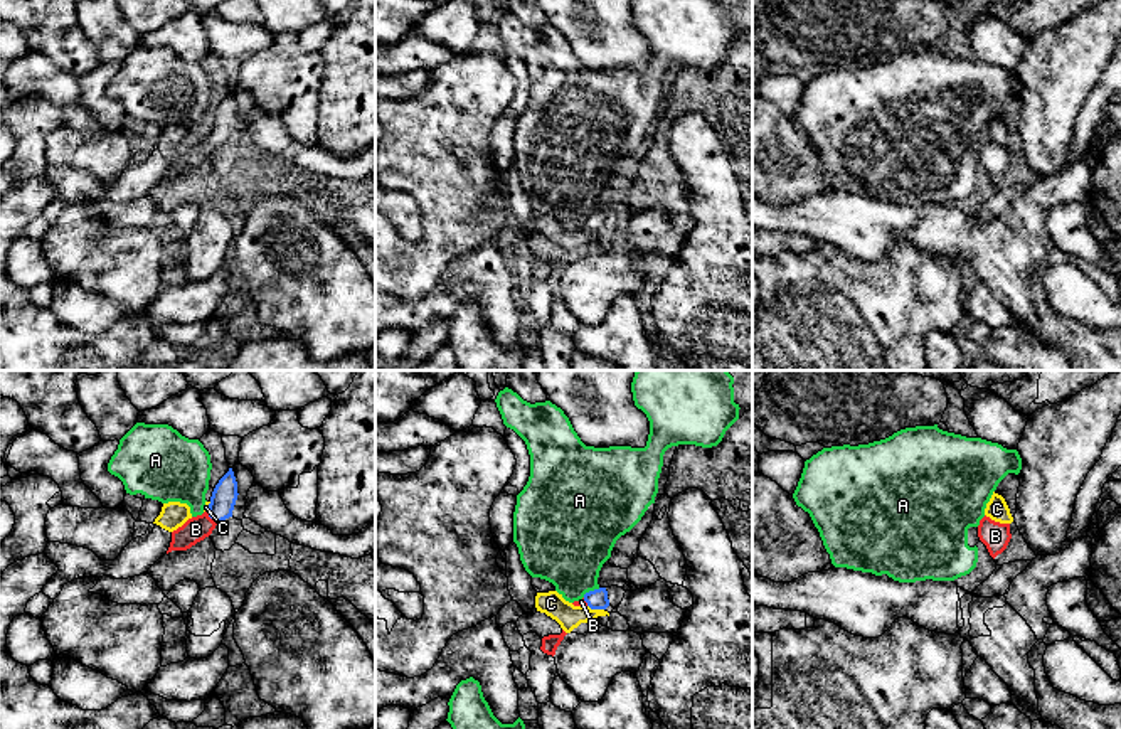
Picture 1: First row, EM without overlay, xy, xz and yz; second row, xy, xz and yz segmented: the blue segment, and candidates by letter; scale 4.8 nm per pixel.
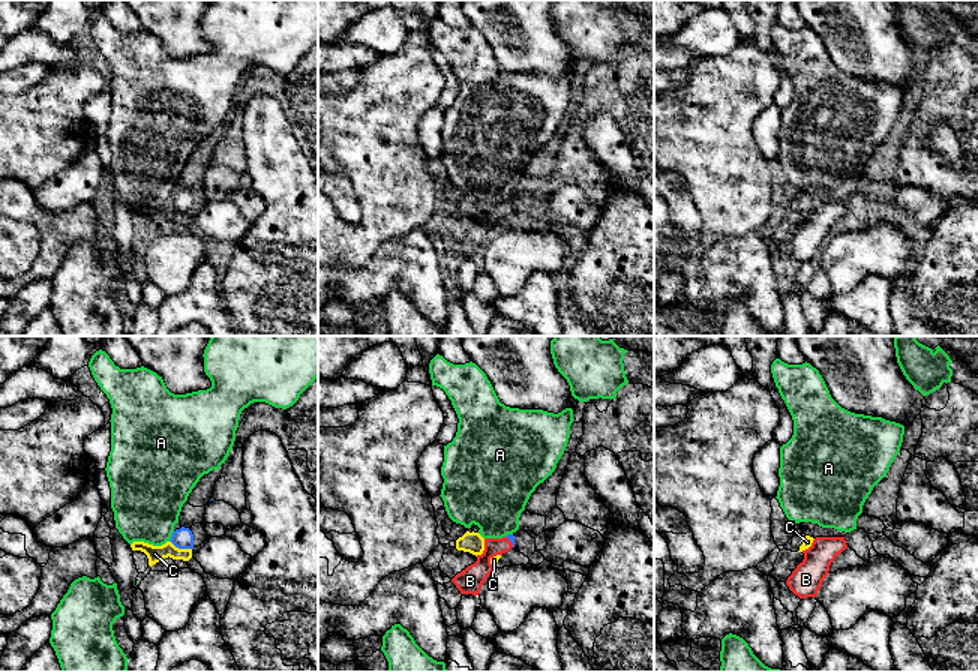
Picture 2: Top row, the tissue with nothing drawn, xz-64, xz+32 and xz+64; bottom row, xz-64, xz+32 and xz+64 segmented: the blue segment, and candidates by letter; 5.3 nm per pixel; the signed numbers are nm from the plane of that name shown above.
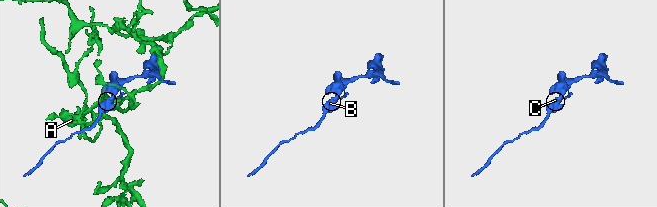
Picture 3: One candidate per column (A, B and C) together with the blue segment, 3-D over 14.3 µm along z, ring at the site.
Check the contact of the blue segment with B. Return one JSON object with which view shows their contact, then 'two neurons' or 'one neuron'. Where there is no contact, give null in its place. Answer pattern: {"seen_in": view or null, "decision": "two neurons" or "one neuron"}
{"seen_in": "xy", "decision": "one neuron"}

